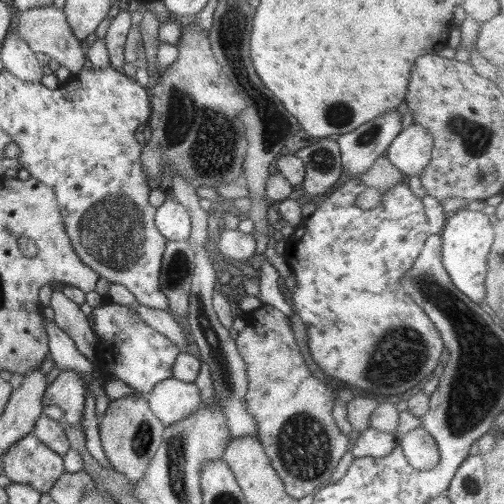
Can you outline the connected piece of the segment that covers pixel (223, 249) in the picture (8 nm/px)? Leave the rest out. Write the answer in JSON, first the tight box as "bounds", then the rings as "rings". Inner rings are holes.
{"bounds":[217,227,256,263],"rings":[[[221,227],[217,251],[225,257],[247,263],[249,258],[256,253],[256,240],[252,233],[244,233],[239,229],[232,230]]]}

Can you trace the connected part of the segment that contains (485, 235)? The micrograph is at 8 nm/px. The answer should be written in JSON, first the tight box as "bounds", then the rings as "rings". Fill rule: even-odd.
{"bounds":[442,209,495,302],"rings":[[[458,209],[447,219],[442,238],[442,264],[454,286],[466,294],[472,302],[484,300],[484,276],[488,272],[488,253],[495,239],[493,218],[482,211]]]}

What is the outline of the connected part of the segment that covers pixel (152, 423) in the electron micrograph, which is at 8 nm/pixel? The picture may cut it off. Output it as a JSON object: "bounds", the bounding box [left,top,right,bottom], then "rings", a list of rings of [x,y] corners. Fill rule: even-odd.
{"bounds":[99,396,165,483],"rings":[[[138,396],[112,401],[99,424],[101,446],[111,469],[125,475],[132,483],[140,482],[146,477],[148,466],[162,443],[164,432],[165,427],[150,411],[146,397]]]}

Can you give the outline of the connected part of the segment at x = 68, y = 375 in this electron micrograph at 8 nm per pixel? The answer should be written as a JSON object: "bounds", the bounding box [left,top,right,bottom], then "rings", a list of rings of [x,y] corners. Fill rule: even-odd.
{"bounds":[43,369,88,426],"rings":[[[62,369],[54,381],[47,385],[43,397],[50,405],[58,406],[64,412],[66,422],[74,426],[81,423],[88,392],[80,373],[74,372],[74,369]]]}

